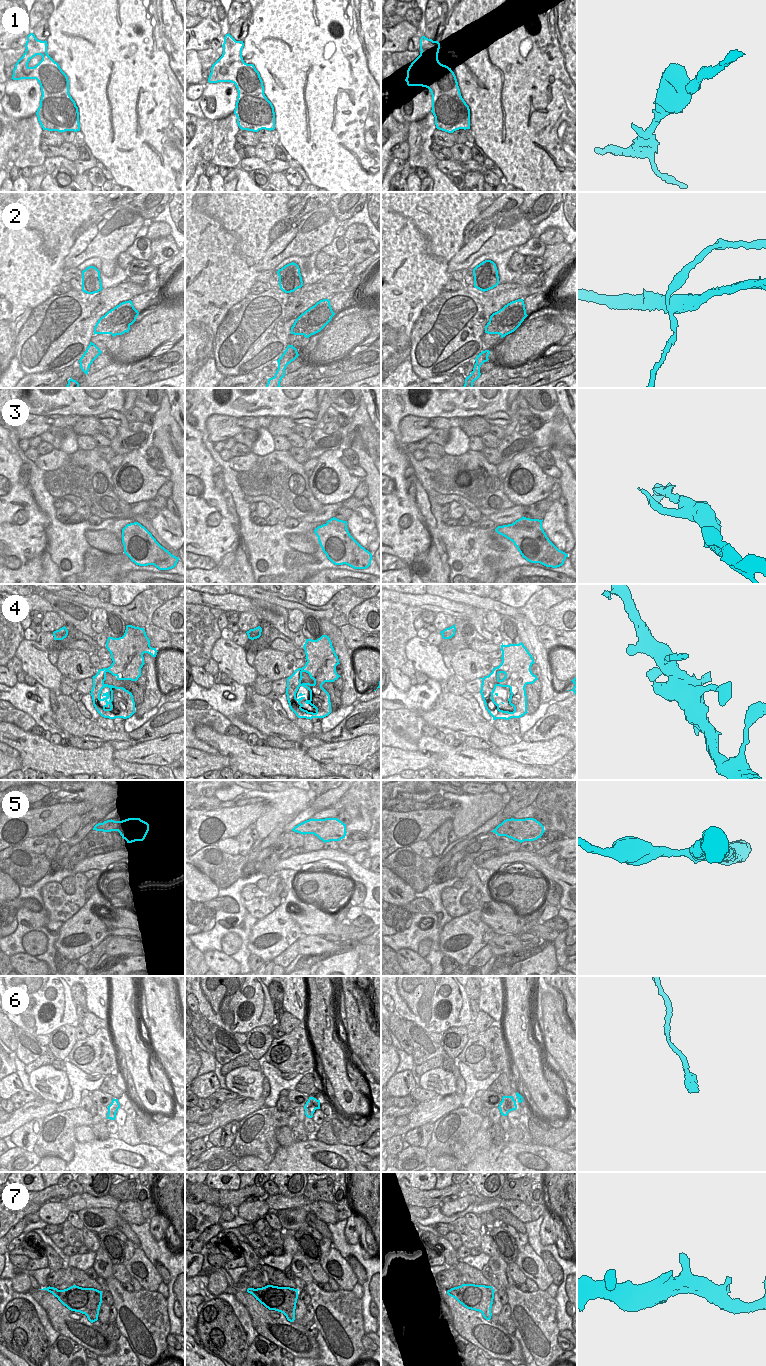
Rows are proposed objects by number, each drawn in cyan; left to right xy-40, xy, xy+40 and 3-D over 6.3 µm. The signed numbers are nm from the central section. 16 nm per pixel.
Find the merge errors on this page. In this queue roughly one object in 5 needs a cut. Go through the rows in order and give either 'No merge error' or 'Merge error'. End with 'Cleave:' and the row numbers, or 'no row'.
1: No merge error
2: Merge error
3: Merge error
4: No merge error
5: No merge error
6: No merge error
7: No merge error
Cleave: 2, 3.

